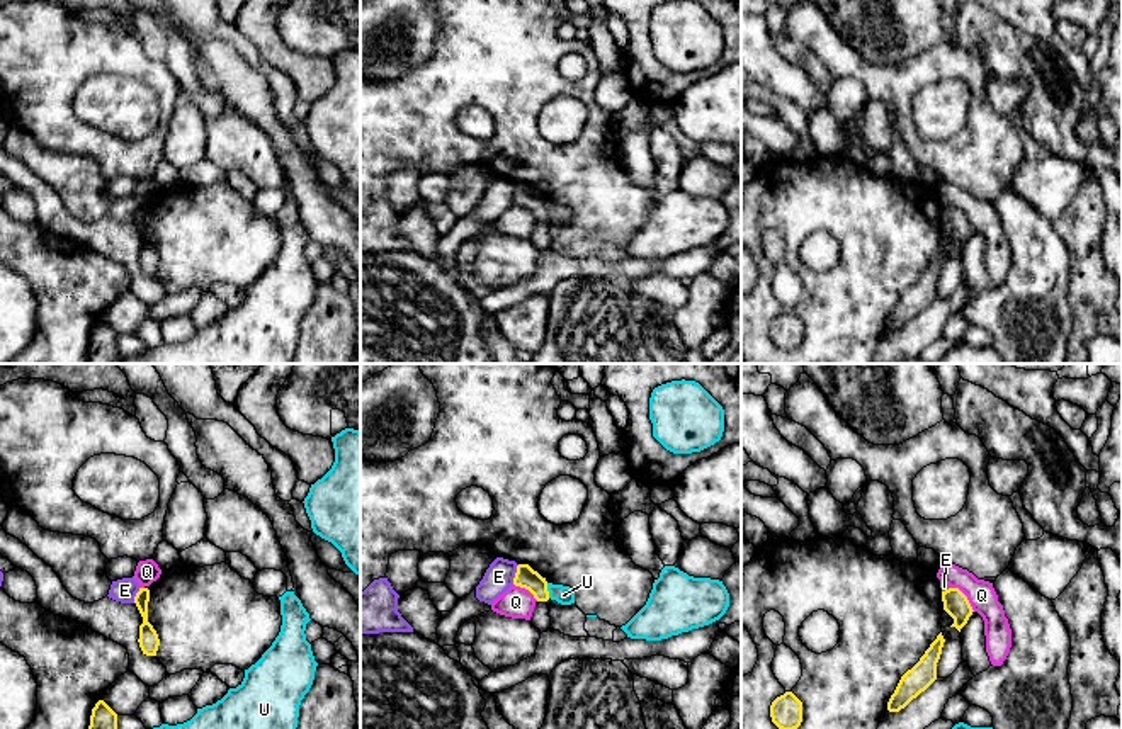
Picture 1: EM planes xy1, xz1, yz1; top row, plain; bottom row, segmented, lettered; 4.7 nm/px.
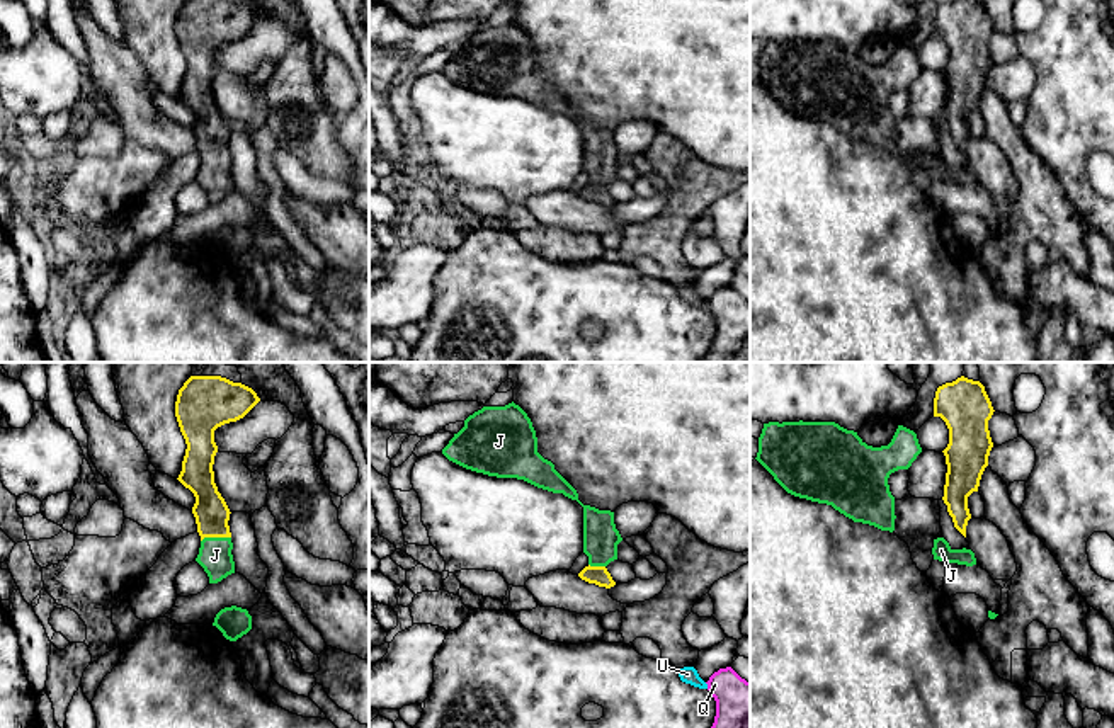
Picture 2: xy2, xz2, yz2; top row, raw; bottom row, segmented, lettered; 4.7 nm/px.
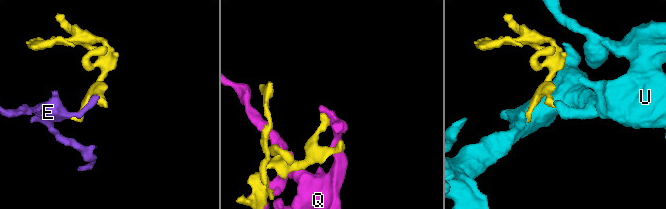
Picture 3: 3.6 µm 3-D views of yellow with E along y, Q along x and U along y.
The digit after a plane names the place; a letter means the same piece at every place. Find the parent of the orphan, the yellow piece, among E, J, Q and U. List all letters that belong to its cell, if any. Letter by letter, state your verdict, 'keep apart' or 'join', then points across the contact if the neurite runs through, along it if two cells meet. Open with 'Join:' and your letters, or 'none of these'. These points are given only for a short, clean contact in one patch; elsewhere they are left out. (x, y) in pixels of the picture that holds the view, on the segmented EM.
Join: J
E: keep apart | along xz1 (519, 565), (512, 583)
J: join | across xy2 (211, 512), (215, 536), (215, 555)
Q: keep apart | along yz1 (951, 587), (956, 587), (974, 610)
U: keep apart

